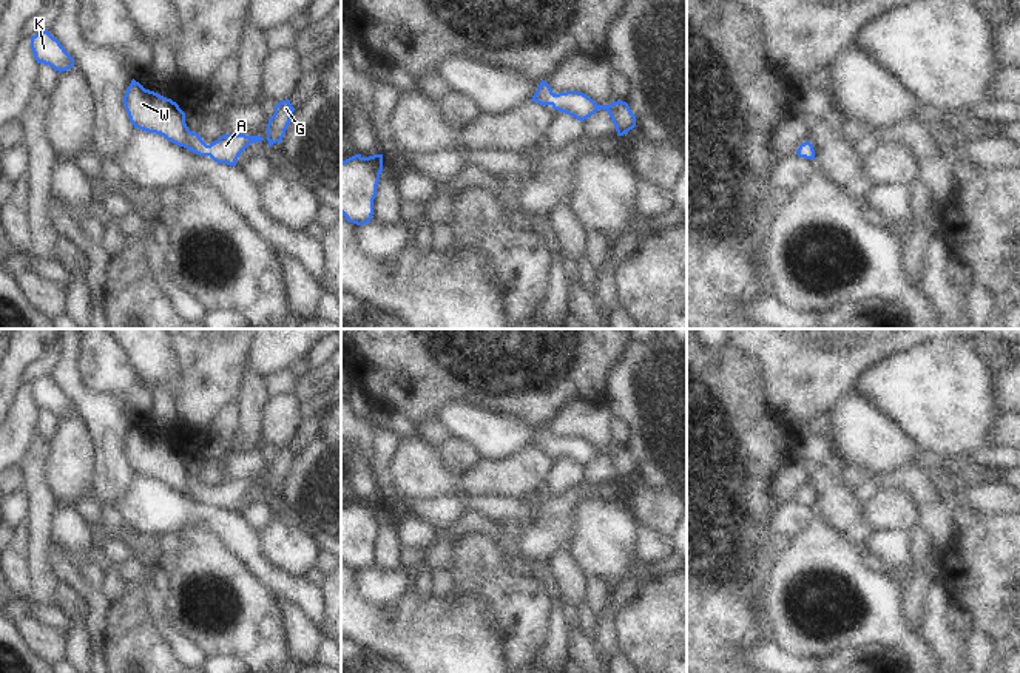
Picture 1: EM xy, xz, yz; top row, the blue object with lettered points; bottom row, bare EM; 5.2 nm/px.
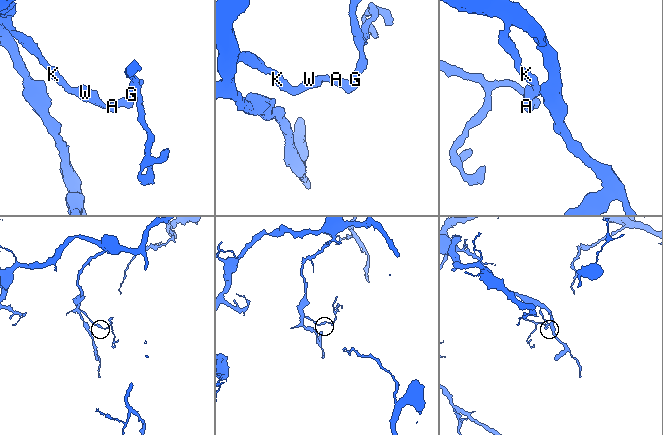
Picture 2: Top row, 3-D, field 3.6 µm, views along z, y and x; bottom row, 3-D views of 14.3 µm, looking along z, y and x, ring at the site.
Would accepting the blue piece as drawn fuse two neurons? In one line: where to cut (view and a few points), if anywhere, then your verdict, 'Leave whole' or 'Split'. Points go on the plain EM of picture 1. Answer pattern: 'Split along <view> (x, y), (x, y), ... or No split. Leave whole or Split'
No split. Leave whole.

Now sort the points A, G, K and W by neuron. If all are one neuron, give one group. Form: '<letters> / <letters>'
A G K W

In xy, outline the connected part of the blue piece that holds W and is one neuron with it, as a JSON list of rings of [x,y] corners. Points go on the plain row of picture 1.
[[[134,424],[127,434],[123,451],[134,474],[160,480],[199,502],[210,502],[218,509],[235,512],[250,489],[264,486],[261,482],[224,480],[207,491],[198,479],[188,475],[185,458],[176,448],[145,435]]]

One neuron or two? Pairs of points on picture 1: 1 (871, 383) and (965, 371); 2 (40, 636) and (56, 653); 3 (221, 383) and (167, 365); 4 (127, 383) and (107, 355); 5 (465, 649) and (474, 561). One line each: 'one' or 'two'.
1: one
2: one
3: two
4: one
5: two

